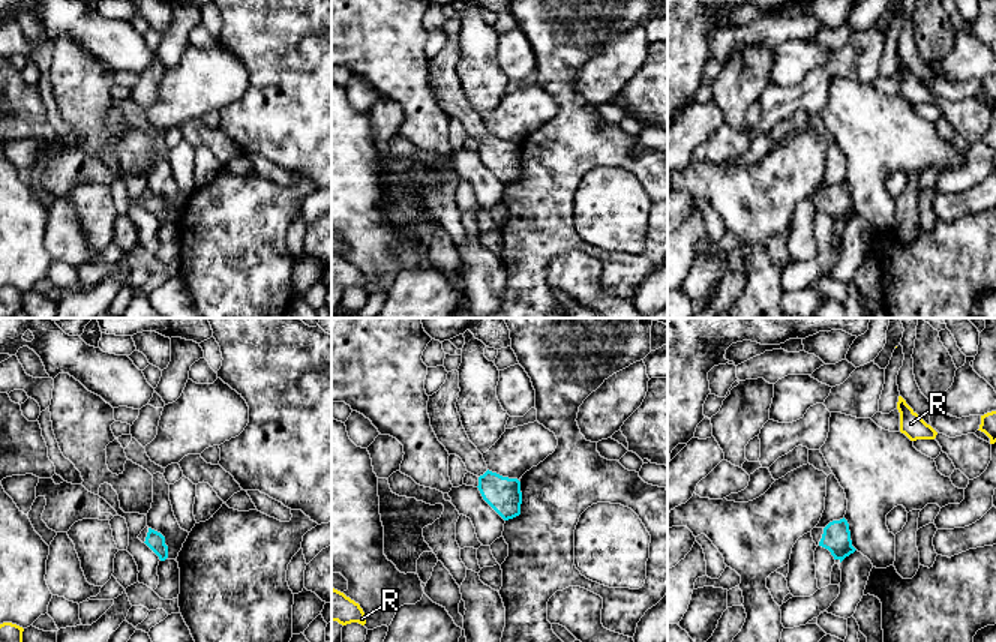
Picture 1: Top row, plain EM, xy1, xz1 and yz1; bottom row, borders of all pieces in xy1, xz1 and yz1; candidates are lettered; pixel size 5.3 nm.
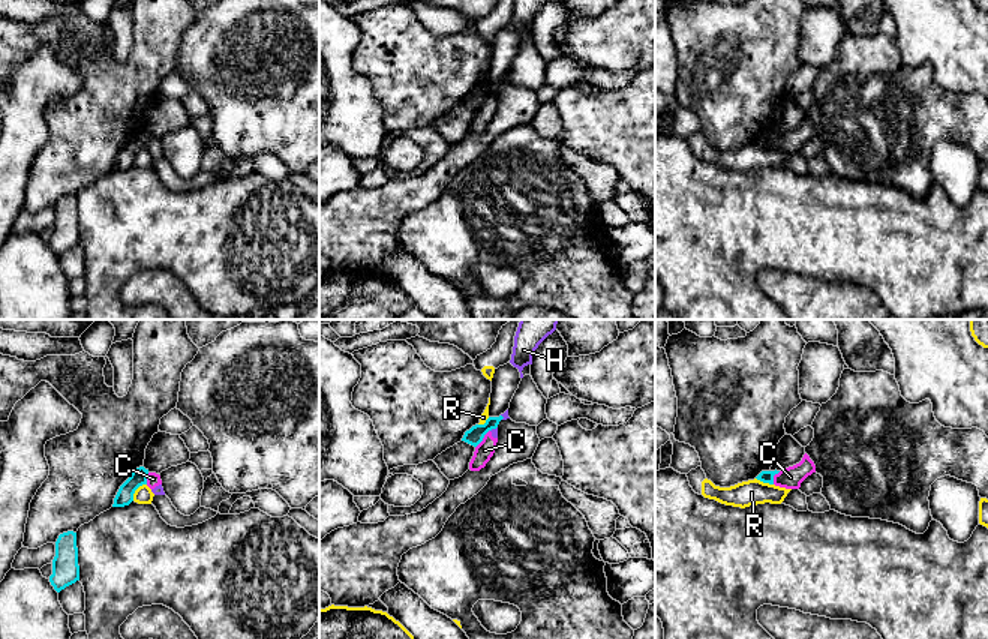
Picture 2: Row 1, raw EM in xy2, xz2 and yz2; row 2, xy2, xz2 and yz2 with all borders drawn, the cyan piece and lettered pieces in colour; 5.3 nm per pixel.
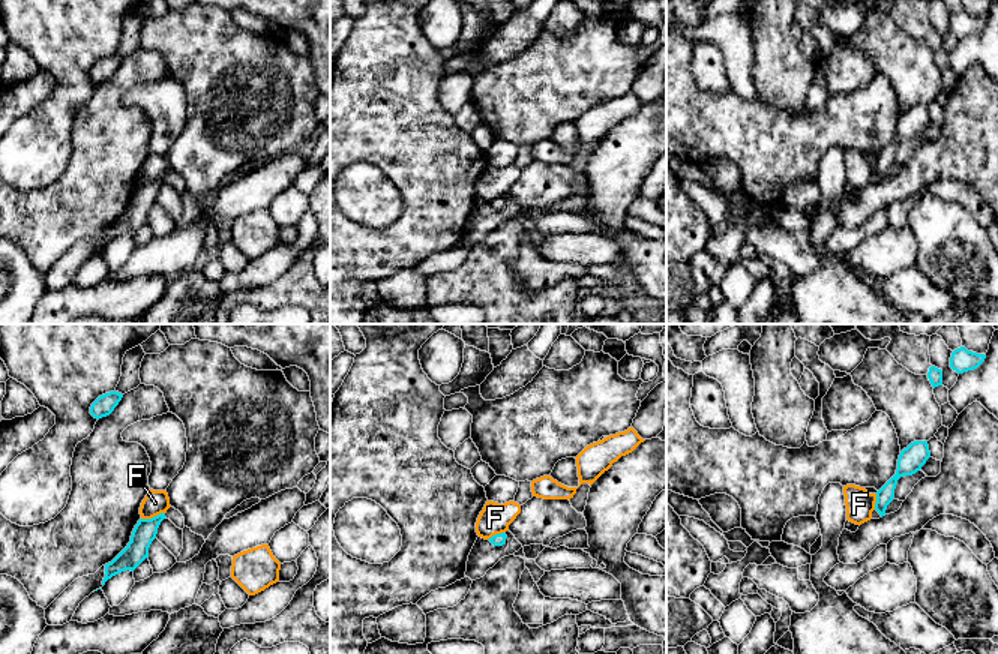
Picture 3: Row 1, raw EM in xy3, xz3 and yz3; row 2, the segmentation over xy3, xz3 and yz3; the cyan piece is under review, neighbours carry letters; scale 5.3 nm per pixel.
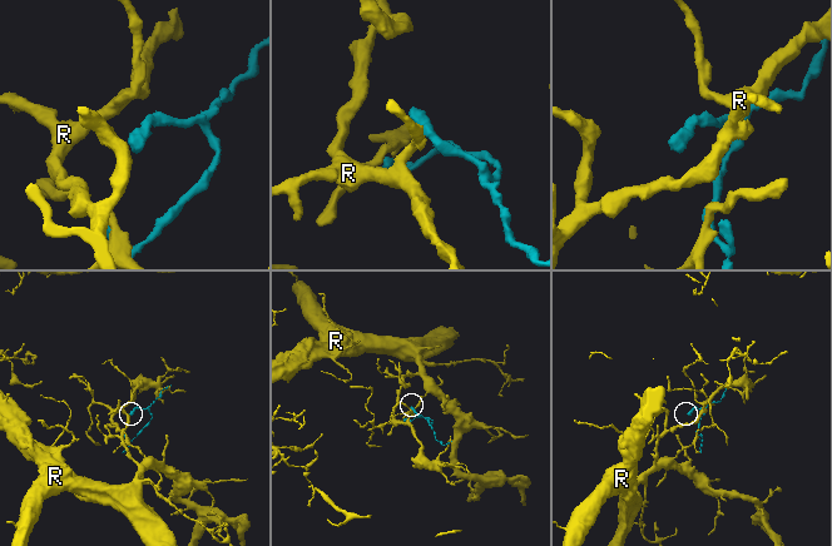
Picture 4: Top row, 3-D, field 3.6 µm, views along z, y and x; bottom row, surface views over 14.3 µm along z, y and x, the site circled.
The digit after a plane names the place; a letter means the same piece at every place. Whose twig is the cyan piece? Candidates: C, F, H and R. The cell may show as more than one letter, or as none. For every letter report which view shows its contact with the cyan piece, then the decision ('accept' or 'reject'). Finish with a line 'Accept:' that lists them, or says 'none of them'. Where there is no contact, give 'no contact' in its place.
C: meets cyan in xz2; reject
F: meets cyan in xy3; reject
H: meets cyan in xz2; reject
R: meets cyan in xy2; reject
Accept: none of them

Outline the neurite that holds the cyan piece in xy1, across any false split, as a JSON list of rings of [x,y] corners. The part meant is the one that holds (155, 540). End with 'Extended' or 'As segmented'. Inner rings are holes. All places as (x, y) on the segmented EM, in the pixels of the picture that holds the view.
[[[146,526],[138,538],[146,543],[160,561],[168,558],[168,546],[165,544],[165,537],[160,532]]]. Extended

